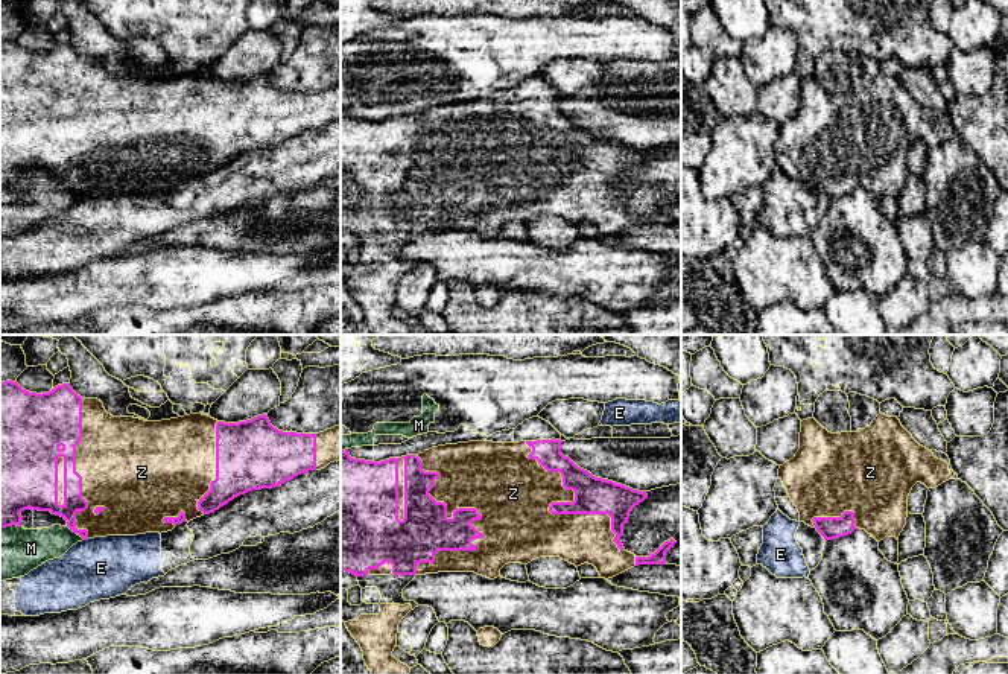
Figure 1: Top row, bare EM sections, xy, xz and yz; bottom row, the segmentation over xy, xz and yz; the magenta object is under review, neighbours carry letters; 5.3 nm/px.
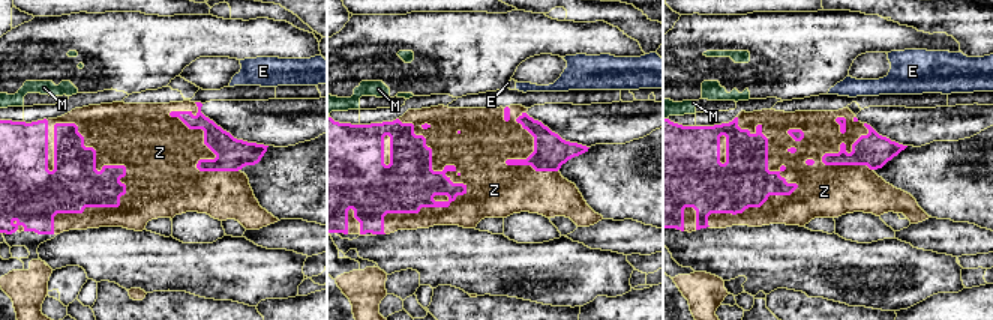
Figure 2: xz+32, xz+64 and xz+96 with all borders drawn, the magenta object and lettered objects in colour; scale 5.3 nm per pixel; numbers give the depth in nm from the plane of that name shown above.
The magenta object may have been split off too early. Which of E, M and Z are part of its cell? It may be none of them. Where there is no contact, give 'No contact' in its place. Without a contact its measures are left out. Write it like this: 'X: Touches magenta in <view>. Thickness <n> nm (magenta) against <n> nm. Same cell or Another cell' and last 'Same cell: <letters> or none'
E: Touches magenta in xy. Thickness 110 nm (magenta) against 320 nm. Another cell
M: Touches magenta in xy. Thickness 140 nm (magenta) against 200 nm. Another cell
Z: Touches magenta in xz. Thickness 190 nm (magenta) against 400 nm. Same cell
Same cell: Z

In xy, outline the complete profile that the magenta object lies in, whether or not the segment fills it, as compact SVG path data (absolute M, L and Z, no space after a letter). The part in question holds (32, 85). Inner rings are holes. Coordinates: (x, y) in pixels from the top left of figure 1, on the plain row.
M0 41L0 187L21 186L21 170L50 170L67 180L67 186L84 199L106 195L137 195L146 192L167 192L182 181L214 172L234 157L252 149L272 148L309 129L321 129L341 119L341 85L319 93L283 91L274 87L266 73L246 81L225 82L208 75L190 73L161 81L144 81L134 76L113 76L97 58L82 58L70 43L55 46L49 52L36 53L23 49L17 41Z

